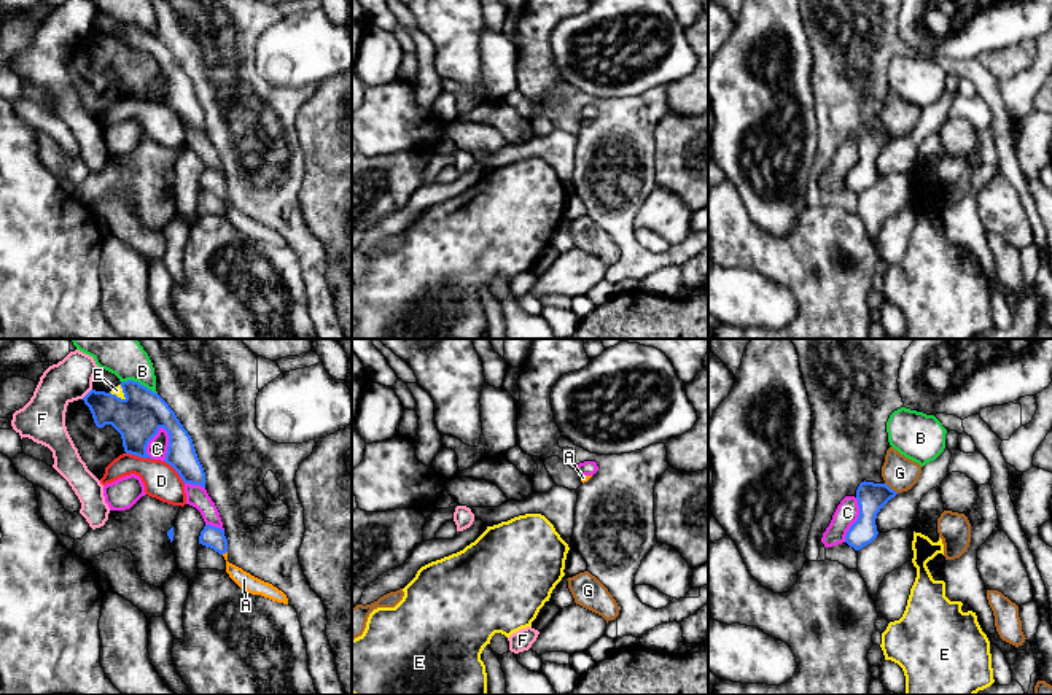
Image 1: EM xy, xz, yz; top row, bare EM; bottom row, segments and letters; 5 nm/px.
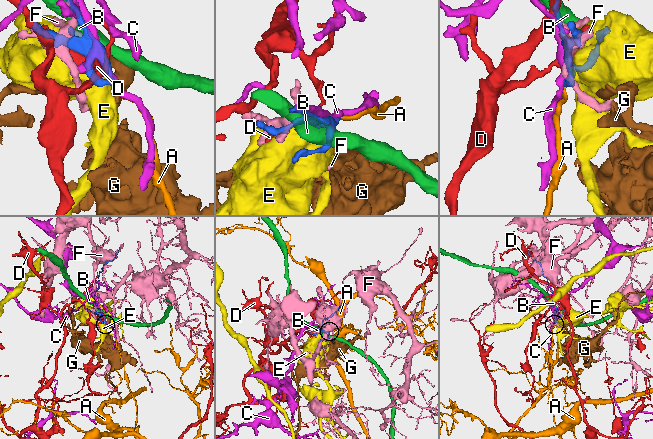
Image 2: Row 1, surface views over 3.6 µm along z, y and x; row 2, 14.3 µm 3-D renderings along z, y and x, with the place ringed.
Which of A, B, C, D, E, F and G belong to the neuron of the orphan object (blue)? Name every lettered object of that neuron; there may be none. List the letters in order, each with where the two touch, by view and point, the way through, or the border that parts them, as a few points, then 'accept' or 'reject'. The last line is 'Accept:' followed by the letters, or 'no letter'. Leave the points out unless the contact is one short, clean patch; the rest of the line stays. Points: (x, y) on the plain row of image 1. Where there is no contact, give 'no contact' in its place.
A: meets blue in xy at (223, 196); runs through xy (210, 180), (223, 196), (228, 209), (244, 223); accept
B: meets blue in xy at (137, 26); reject
C: meets blue in xy at (169, 86); reject
D: meets blue in xy at (140, 100); reject
E: meets blue in xy at (123, 35); reject
F: meets blue in xy at (88, 37); reject
G: meets blue in yz at (890, 132); reject
Accept: A

